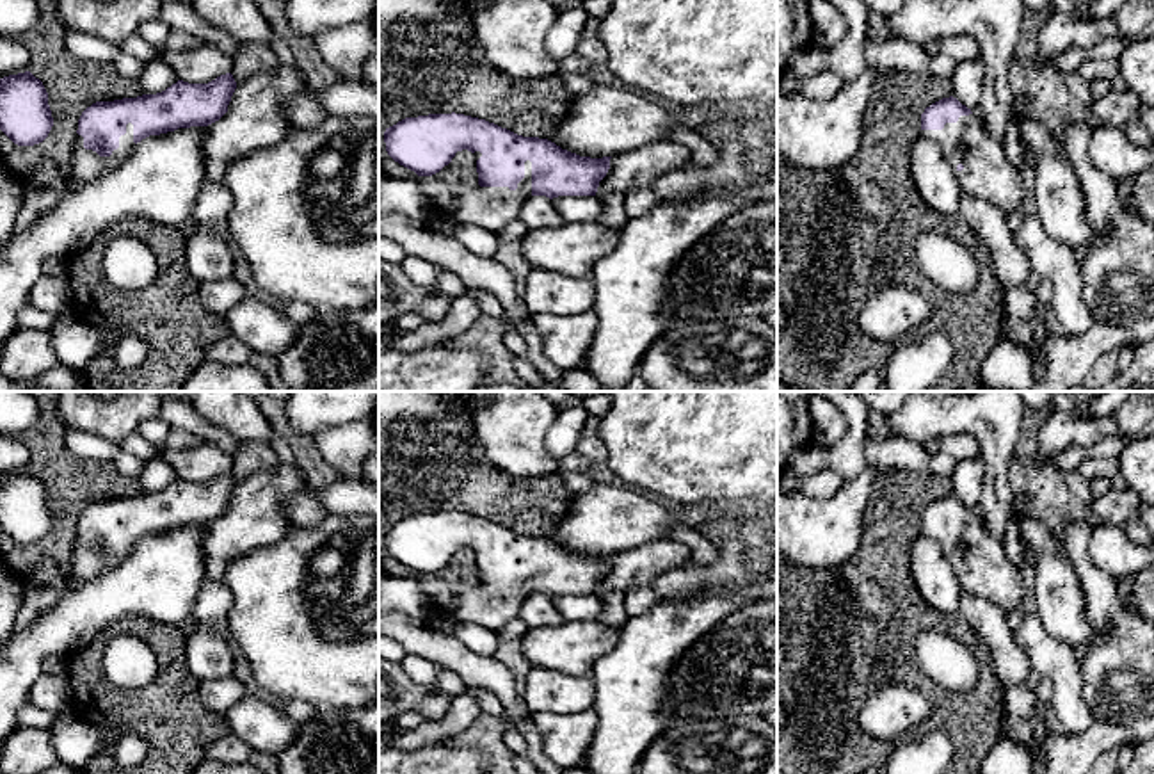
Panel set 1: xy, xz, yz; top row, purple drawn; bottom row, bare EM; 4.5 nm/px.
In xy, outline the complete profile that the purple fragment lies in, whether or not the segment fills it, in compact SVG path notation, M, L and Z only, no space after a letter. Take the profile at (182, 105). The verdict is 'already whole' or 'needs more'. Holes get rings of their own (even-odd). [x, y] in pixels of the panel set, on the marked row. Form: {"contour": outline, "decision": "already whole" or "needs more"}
{"contour": "M226 73L208 84L178 80L156 94L92 103L78 119L68 187L112 171L149 135L219 121L235 89L233 75Z", "decision": "needs more"}

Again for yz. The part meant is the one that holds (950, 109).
{"contour": "M942 98L921 114L921 135L935 141L953 167L962 196L983 198L1010 214L1024 199L1022 174L1010 164L1003 144L990 137L971 109Z", "decision": "needs more"}

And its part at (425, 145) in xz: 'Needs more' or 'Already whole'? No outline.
Needs more

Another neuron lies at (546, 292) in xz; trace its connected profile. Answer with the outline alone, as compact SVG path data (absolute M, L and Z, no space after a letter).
M532 269L523 294L523 310L528 315L546 313L571 317L594 310L594 283L590 276L567 276Z

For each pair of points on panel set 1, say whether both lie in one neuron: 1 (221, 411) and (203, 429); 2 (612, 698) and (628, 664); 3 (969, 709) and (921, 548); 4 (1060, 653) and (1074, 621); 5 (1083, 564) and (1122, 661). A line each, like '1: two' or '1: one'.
1: two
2: one
3: two
4: two
5: one

